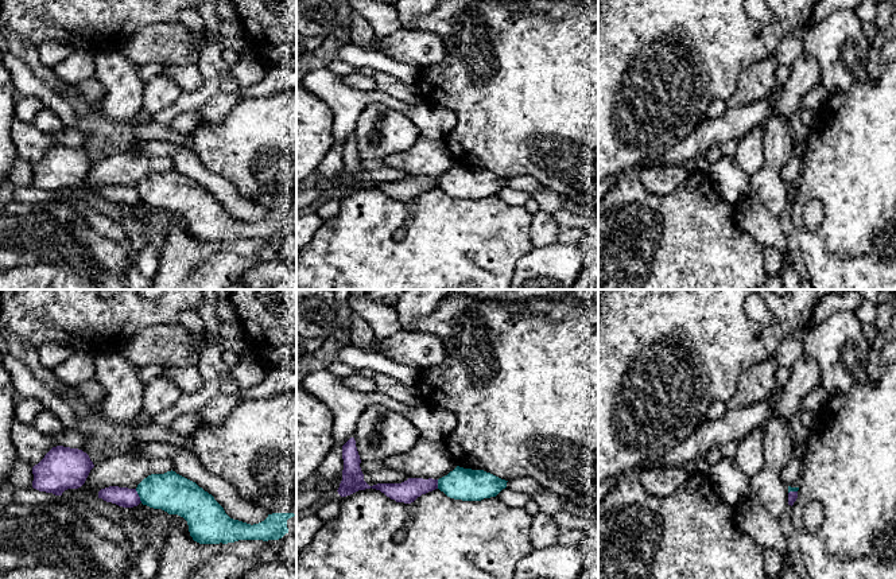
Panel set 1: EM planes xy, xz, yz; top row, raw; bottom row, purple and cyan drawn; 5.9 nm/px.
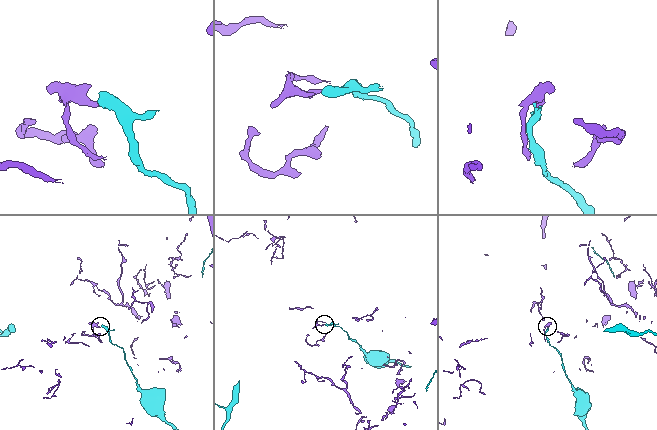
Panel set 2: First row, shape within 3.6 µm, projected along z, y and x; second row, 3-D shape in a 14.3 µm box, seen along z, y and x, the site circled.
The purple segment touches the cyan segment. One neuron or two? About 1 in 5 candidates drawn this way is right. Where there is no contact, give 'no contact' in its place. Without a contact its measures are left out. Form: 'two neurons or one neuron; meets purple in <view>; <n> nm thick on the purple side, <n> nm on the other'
two neurons; meets purple in xy; 120 nm thick on the purple side, 240 nm on the other

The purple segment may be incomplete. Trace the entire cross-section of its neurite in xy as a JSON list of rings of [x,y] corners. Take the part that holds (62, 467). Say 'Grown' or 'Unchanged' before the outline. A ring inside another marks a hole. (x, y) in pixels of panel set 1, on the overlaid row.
Unchanged. [[[57,446],[32,467],[32,487],[62,496],[67,489],[81,487],[93,467],[89,455],[82,450]]]

